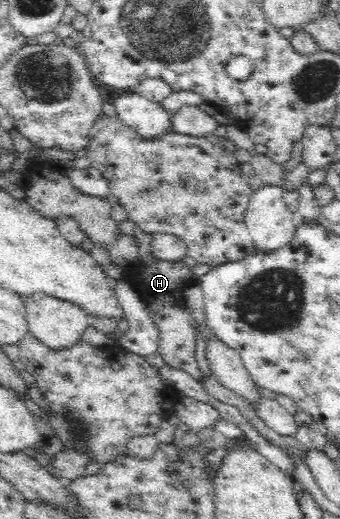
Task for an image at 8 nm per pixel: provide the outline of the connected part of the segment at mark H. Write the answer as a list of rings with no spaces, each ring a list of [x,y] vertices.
[[[159,260],[153,263],[132,264],[125,269],[121,280],[125,280],[135,287],[141,299],[146,303],[152,321],[160,330],[158,353],[164,359],[164,363],[174,369],[184,370],[201,384],[203,373],[199,370],[195,358],[196,339],[200,335],[198,324],[190,316],[185,299],[181,294],[186,286],[190,286],[193,281],[198,279],[192,279],[192,273],[182,261]]]

